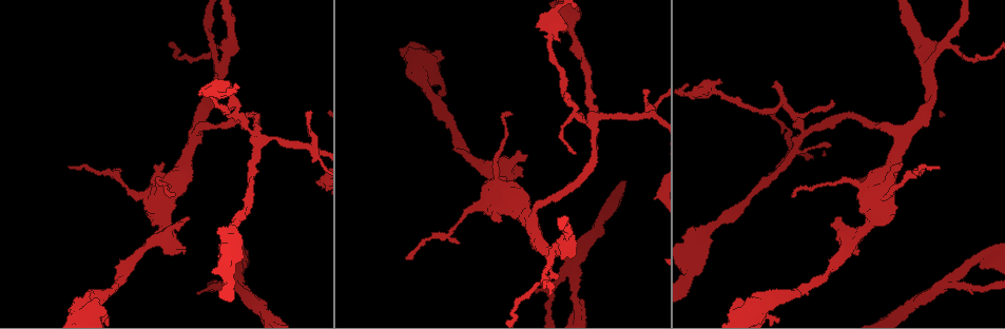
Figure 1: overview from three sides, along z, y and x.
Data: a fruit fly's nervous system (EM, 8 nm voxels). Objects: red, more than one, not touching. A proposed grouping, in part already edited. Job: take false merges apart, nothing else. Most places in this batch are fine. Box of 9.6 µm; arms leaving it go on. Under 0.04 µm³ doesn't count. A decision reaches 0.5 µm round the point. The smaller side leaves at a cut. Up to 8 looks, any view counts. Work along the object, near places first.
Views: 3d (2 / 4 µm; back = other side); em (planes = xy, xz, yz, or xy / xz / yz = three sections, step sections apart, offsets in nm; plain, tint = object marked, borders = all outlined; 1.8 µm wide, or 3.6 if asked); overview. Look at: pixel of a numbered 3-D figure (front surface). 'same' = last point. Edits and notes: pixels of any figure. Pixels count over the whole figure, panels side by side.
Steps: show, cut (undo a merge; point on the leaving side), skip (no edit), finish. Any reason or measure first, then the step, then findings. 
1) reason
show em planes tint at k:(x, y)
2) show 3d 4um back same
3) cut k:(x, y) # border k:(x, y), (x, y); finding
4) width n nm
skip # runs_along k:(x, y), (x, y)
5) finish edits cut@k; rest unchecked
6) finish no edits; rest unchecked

arms part here
show 3d 4um at 1:(237, 279)

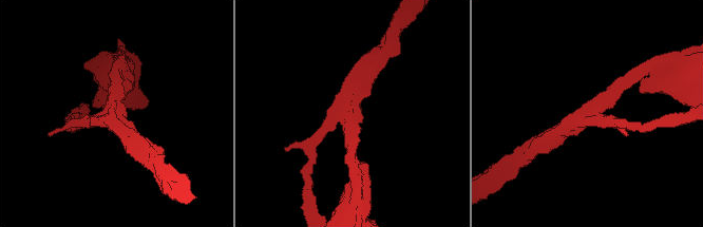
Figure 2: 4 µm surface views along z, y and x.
arms 3; arm_widths 180, 190, 260 nm
show em xz step 4 tint at 2:(594, 106)

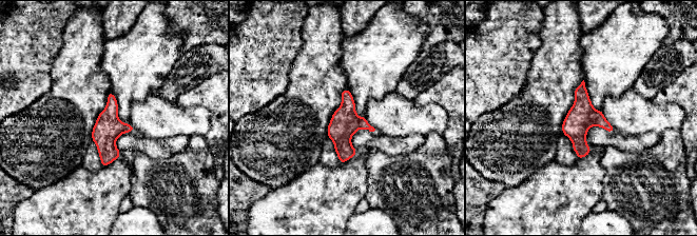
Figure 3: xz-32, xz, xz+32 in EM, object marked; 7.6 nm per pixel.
show em planes tint same

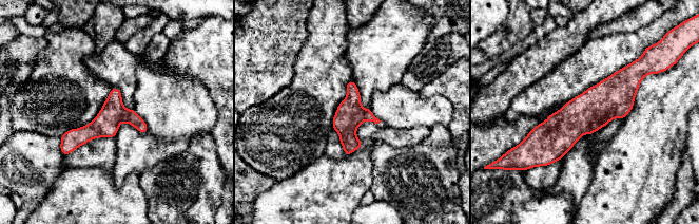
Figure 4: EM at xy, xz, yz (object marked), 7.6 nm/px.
width 200 nm
skip # runs_along 4:(640, 74), (555, 137), (535, 143); one neuron here

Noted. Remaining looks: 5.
show em xz step 8 tint at 1:(164, 238)

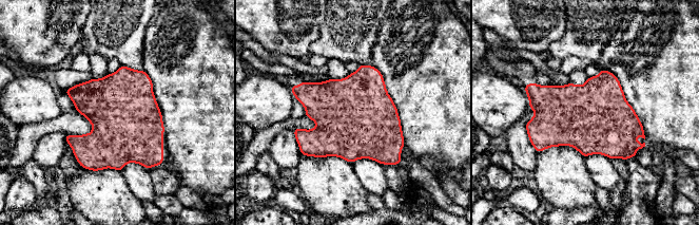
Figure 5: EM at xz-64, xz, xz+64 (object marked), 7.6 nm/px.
skip # continuous, no second neuron

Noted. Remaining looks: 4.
calibre changes
show 3d 4um at 1:(233, 237)

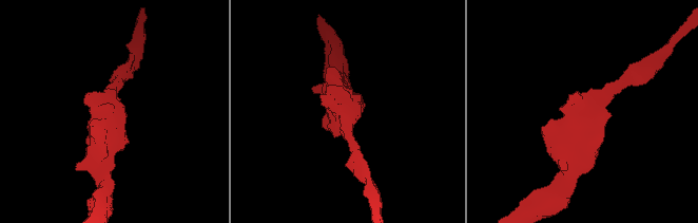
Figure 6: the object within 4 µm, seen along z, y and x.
arms 3; arm_widths 200, 280, 480 nm
show em xy step 8 tint at 6:(588, 109)

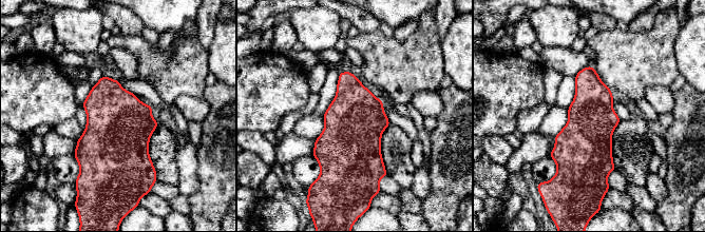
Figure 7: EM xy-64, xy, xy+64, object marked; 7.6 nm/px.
show em xz step 8 tint same

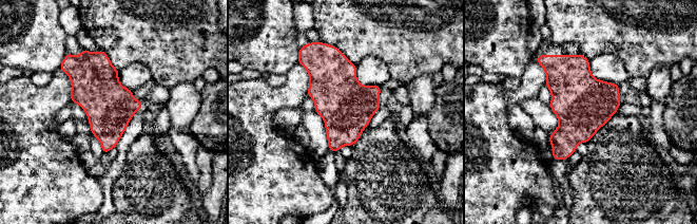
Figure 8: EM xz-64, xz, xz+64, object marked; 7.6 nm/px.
skip # continuous, no second neuron

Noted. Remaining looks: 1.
finish no edits; rest unchecked

